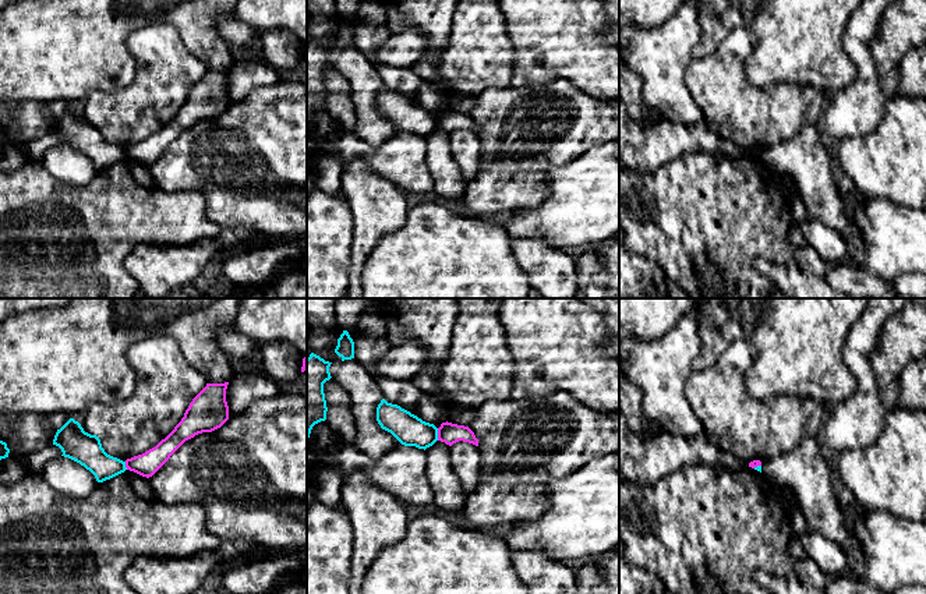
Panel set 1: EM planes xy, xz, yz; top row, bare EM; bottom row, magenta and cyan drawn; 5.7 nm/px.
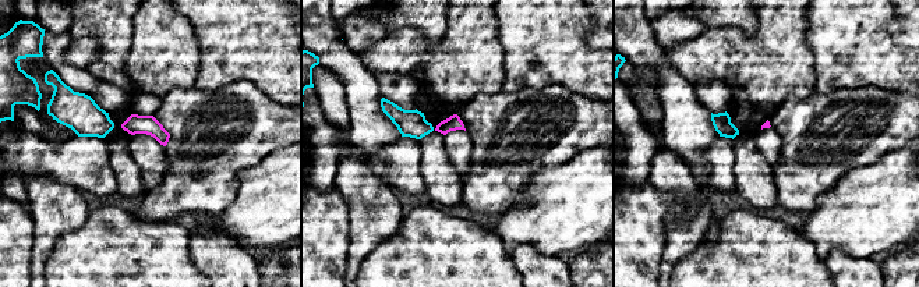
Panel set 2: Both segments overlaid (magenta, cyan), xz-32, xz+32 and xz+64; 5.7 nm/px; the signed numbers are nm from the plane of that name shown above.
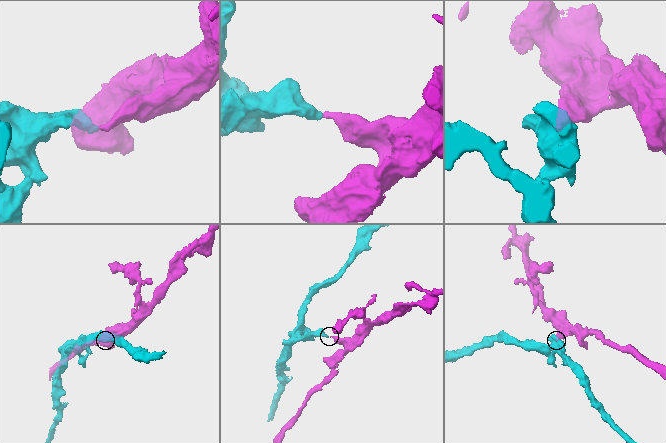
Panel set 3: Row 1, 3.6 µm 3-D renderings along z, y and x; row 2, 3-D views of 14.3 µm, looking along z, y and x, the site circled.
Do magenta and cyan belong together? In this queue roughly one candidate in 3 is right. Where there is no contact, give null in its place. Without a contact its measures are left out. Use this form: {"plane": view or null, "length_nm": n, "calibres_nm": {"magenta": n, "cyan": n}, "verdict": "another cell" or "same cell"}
{"plane": "xz", "length_nm": 70, "calibres_nm": {"magenta": 120, "cyan": 180}, "verdict": "another cell"}

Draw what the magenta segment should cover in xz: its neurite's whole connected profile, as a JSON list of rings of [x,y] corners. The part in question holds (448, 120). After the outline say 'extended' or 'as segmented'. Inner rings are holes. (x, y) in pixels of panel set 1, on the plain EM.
[[[448,109],[442,110],[438,116],[438,128],[445,130],[449,134],[459,128],[478,134],[478,127],[469,114],[452,112]]]; as segmented

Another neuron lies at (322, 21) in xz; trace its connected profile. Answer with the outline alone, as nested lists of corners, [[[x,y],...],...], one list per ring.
[[[307,0],[307,32],[311,40],[329,50],[342,49],[342,45],[335,40],[342,21],[335,0]]]

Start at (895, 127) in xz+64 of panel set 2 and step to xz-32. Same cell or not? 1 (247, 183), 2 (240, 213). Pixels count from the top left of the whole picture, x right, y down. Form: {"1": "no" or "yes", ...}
{"1": "no", "2": "no"}

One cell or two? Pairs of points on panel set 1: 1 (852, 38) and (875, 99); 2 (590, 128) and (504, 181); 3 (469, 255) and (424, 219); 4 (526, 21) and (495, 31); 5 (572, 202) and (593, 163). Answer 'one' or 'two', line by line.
1: one
2: one
3: one
4: two
5: one

